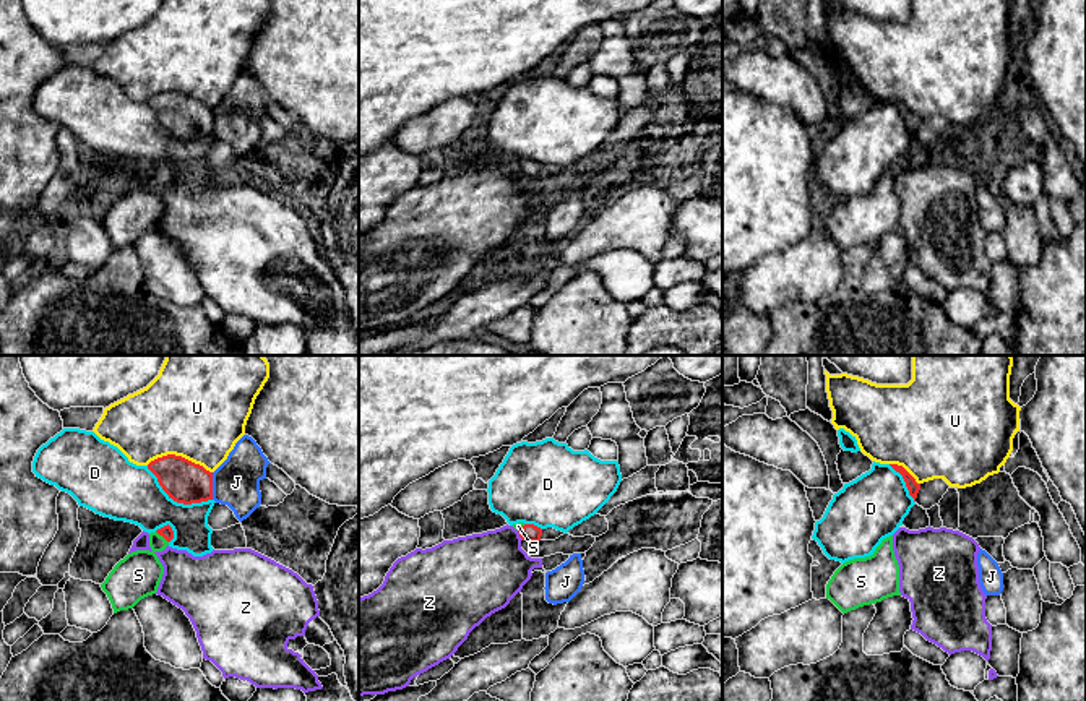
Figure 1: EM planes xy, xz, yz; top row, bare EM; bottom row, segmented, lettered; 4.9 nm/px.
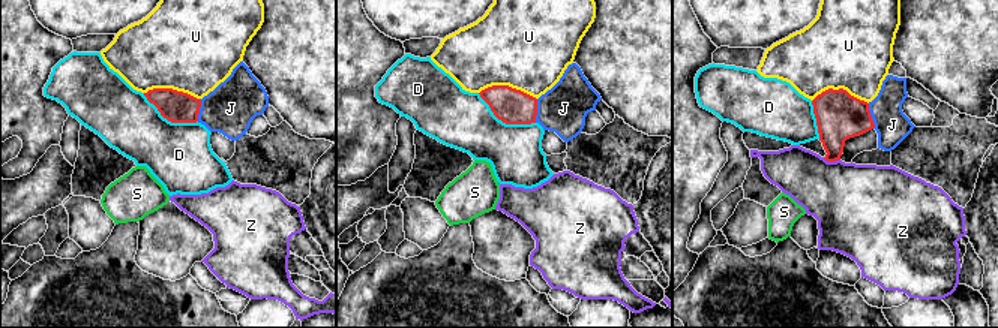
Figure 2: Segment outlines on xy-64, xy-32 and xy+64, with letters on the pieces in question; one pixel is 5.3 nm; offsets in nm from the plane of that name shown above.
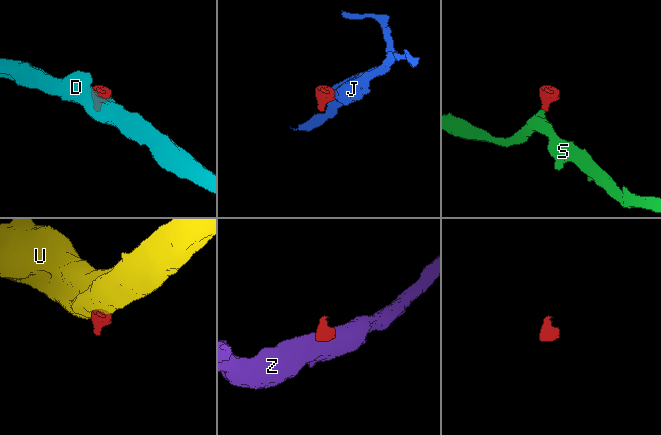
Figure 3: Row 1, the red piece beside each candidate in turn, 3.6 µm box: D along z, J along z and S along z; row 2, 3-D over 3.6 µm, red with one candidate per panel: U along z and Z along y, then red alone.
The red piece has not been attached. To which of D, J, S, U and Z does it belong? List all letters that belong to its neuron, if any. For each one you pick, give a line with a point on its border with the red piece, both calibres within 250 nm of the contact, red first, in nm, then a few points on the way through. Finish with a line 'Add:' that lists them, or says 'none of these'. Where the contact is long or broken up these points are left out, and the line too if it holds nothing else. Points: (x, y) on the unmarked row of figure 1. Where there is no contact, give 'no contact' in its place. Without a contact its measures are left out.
S: contact xy (163, 172); calibres 60 and 220 nm; way xy (166, 167), (163, 172), (138, 211)
Add: S

